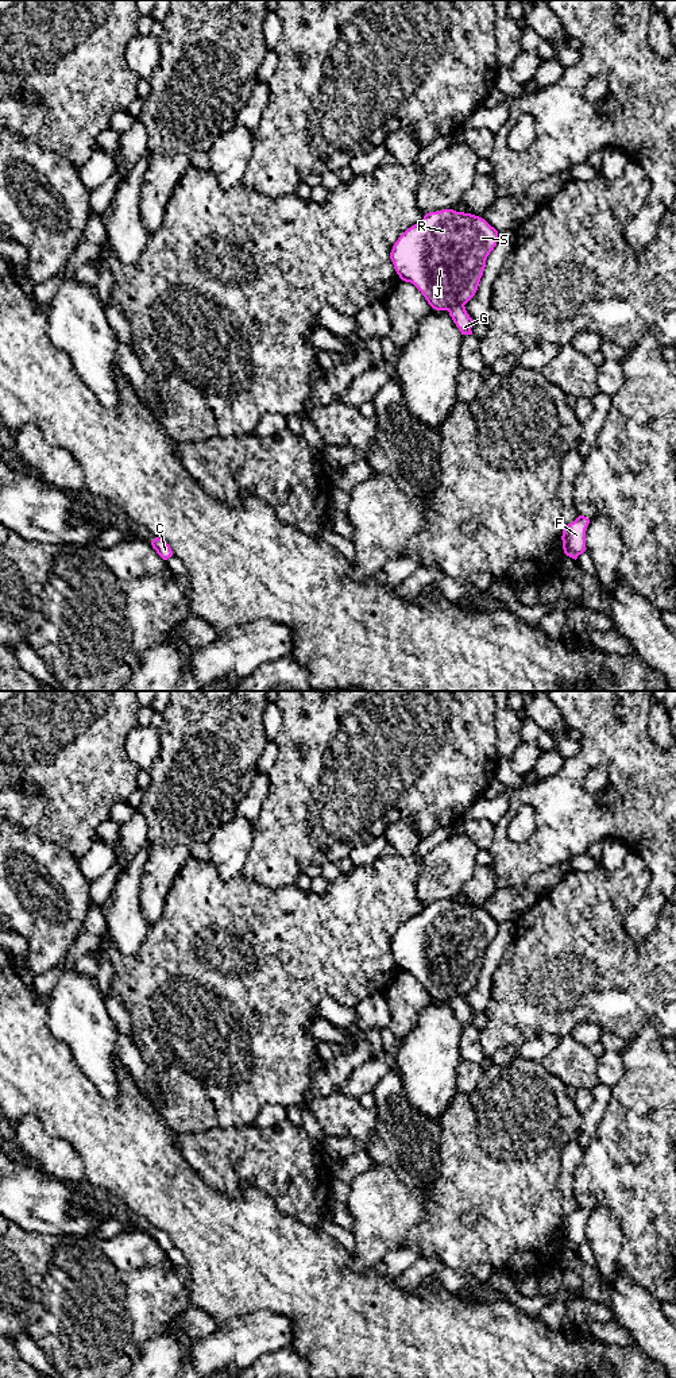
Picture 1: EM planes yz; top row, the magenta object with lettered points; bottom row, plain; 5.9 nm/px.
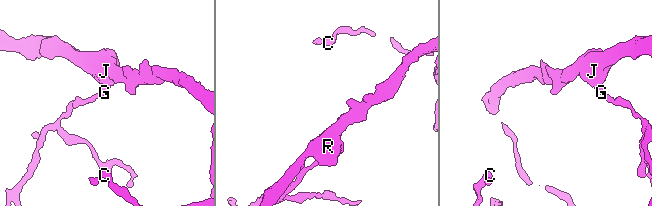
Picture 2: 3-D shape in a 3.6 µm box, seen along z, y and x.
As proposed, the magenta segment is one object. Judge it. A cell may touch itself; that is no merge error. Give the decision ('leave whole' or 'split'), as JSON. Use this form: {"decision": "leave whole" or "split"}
{"decision": "split"}

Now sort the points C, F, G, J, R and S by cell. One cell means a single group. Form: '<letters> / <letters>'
C J R S / F G

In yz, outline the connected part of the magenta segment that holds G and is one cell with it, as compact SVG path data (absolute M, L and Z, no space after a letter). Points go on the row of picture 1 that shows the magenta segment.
M453 305L449 308L449 316L452 317L453 323L461 332L461 335L472 335L472 324L474 320L470 317L470 314L466 310L464 305Z

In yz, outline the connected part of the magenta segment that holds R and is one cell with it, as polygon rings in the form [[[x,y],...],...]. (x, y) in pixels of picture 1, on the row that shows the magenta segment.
[[[443,209],[429,212],[394,243],[390,259],[399,278],[413,283],[436,310],[466,305],[476,293],[486,259],[497,246],[498,231],[484,219]]]

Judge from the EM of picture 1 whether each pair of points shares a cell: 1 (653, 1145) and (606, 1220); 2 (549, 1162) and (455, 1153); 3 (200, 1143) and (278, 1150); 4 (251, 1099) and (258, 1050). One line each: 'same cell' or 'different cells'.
1: different cells
2: same cell
3: same cell
4: same cell

